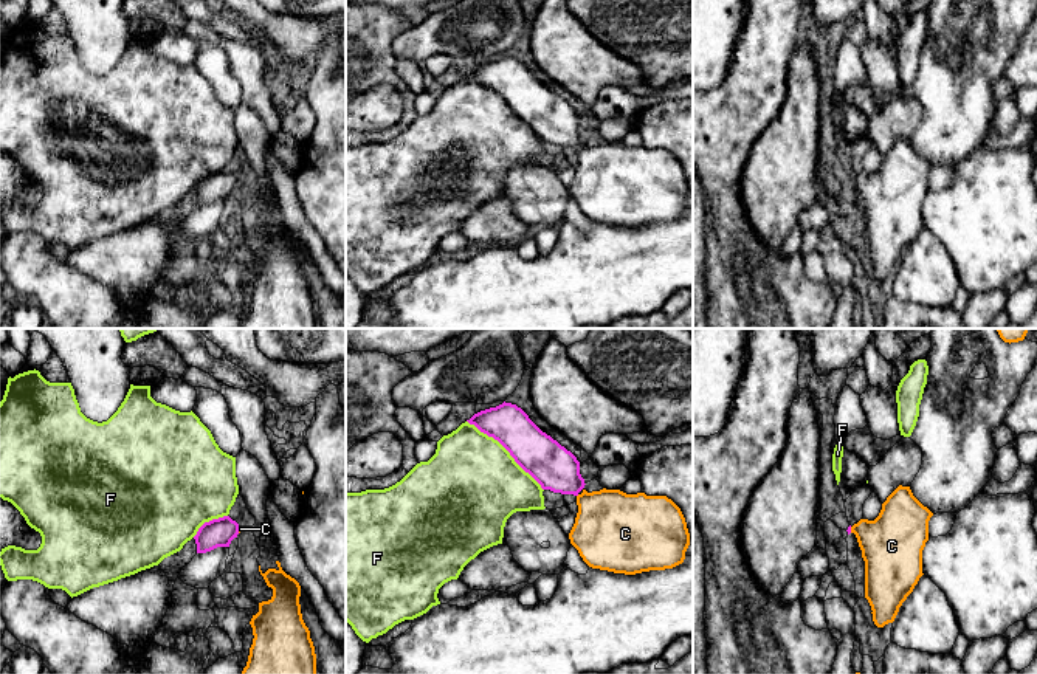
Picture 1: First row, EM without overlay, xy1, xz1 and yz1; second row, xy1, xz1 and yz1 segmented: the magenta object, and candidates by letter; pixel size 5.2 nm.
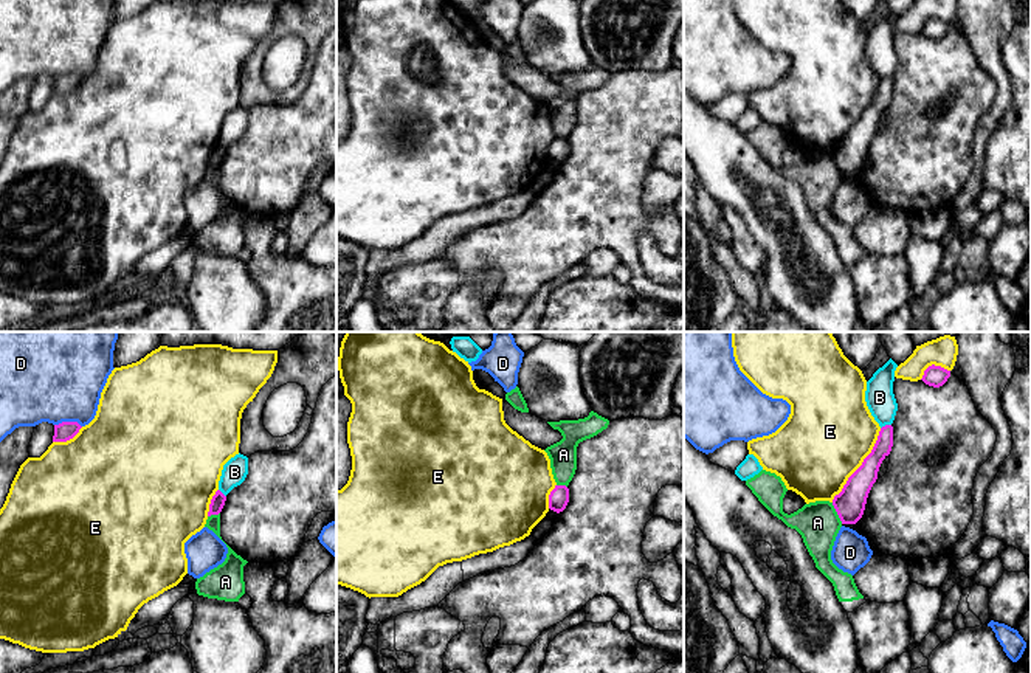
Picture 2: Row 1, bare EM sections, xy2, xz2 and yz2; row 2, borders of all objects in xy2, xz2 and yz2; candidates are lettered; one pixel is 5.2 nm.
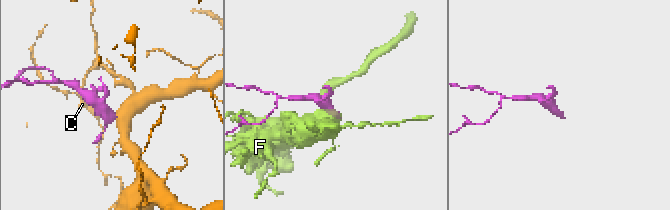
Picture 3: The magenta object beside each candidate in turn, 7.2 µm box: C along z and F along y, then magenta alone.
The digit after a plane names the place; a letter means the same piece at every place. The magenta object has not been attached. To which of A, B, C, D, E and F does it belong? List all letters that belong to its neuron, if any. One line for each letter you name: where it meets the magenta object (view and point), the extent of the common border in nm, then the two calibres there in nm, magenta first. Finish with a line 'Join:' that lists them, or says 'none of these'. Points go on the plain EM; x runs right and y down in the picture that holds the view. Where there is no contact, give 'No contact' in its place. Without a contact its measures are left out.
C: Touches magenta at xy1 (237, 183). Shared border 30 nm. Thickness 150 nm (magenta) against 30 nm
Join: C

